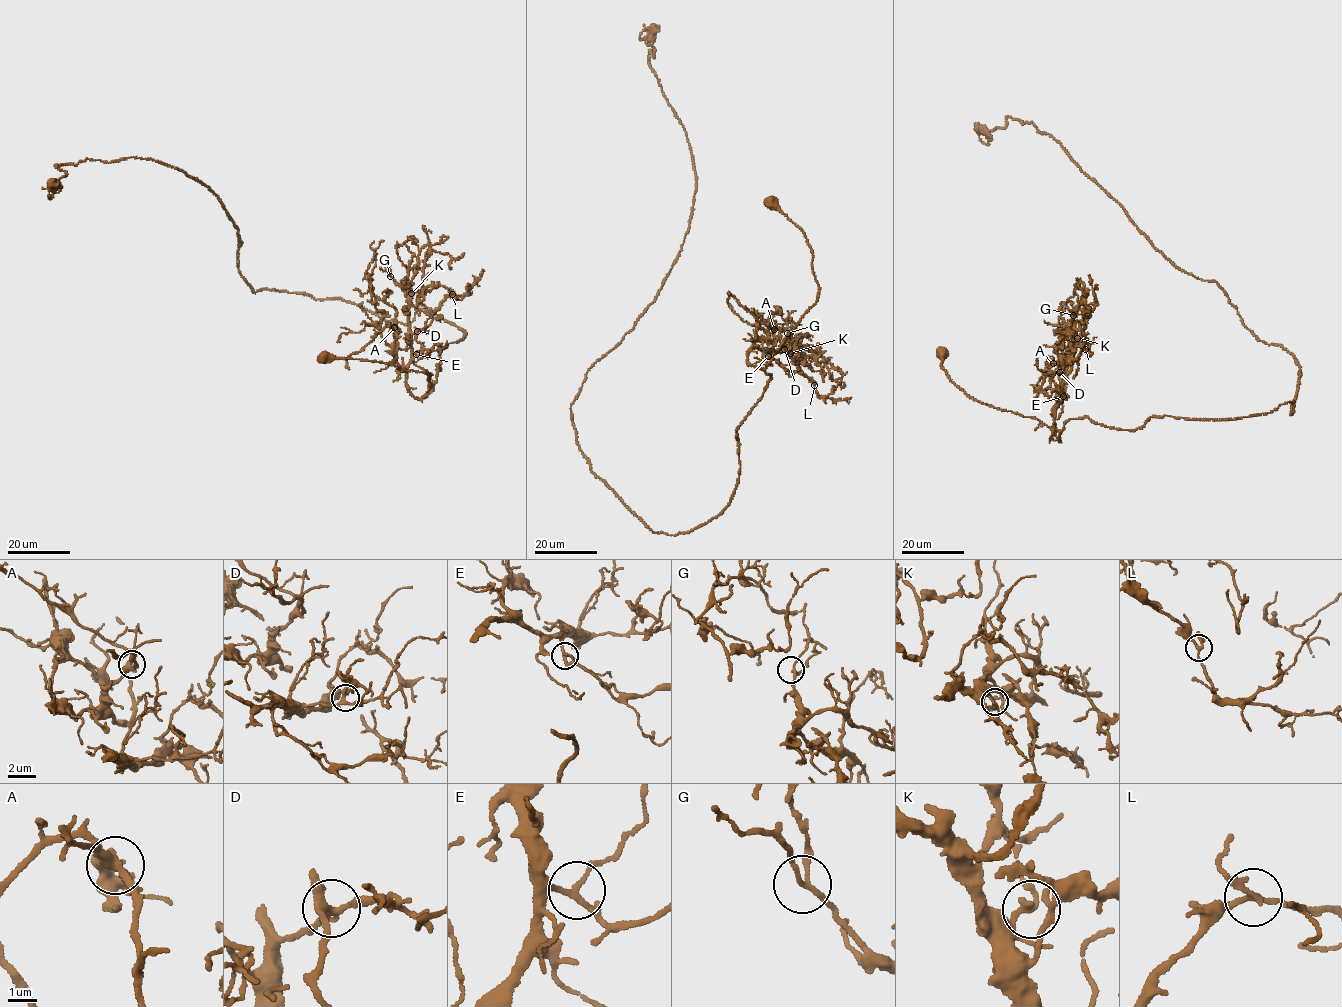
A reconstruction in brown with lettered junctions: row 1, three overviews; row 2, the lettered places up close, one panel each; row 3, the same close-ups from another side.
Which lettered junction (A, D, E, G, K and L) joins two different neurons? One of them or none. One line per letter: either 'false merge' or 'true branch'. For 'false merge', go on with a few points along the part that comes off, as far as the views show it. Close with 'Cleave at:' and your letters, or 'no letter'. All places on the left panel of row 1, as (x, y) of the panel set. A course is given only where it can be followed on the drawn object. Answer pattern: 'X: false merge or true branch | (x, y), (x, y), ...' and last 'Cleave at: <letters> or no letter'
A: true branch
D: true branch
E: true branch
G: true branch
K: true branch
L: true branch
Cleave at: no letter

